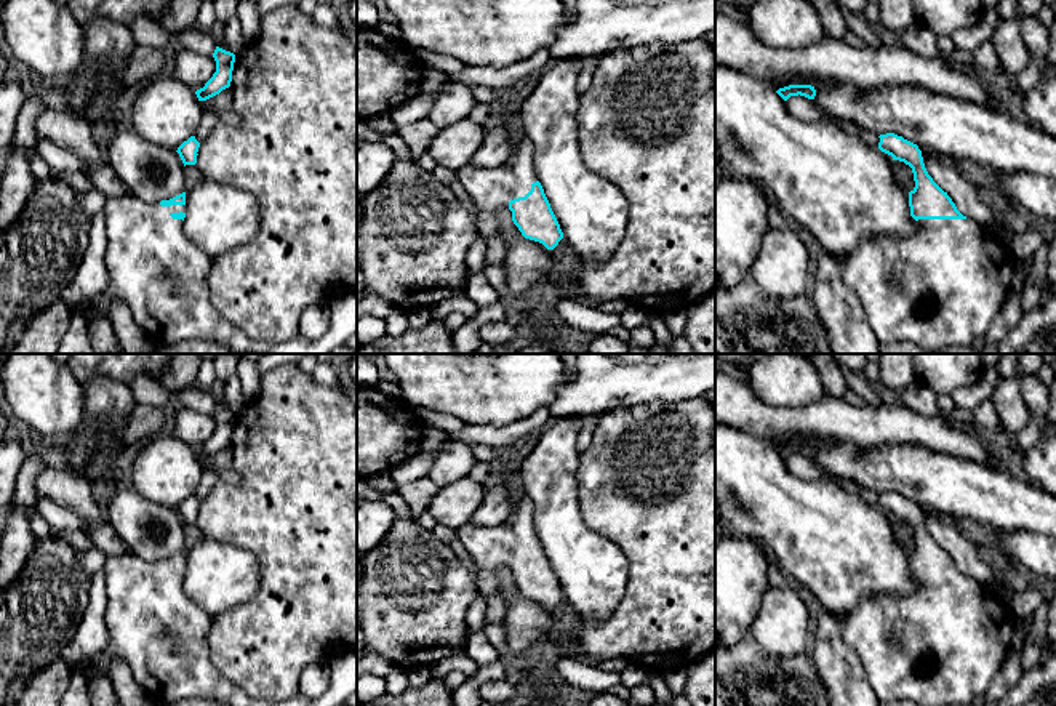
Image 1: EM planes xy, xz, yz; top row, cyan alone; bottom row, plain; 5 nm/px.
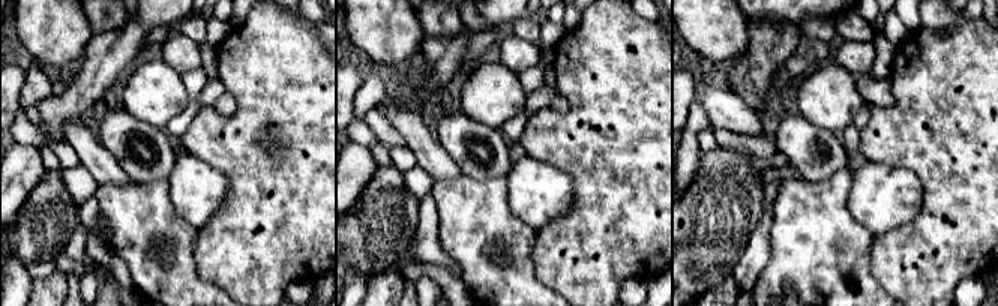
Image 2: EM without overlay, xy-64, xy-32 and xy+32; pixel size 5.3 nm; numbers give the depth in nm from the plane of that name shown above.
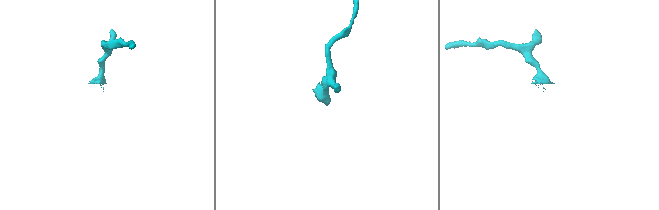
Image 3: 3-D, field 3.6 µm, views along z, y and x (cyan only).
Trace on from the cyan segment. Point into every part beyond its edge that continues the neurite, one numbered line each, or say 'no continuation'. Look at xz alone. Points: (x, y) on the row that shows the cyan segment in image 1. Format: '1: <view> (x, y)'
1: xz (490, 189)

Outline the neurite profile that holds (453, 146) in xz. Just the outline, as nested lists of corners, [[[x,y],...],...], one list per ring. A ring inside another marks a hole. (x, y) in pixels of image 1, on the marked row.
[[[469,117],[454,122],[438,130],[427,154],[437,165],[458,171],[469,165],[474,154],[483,144],[485,130],[486,126],[477,125]]]

